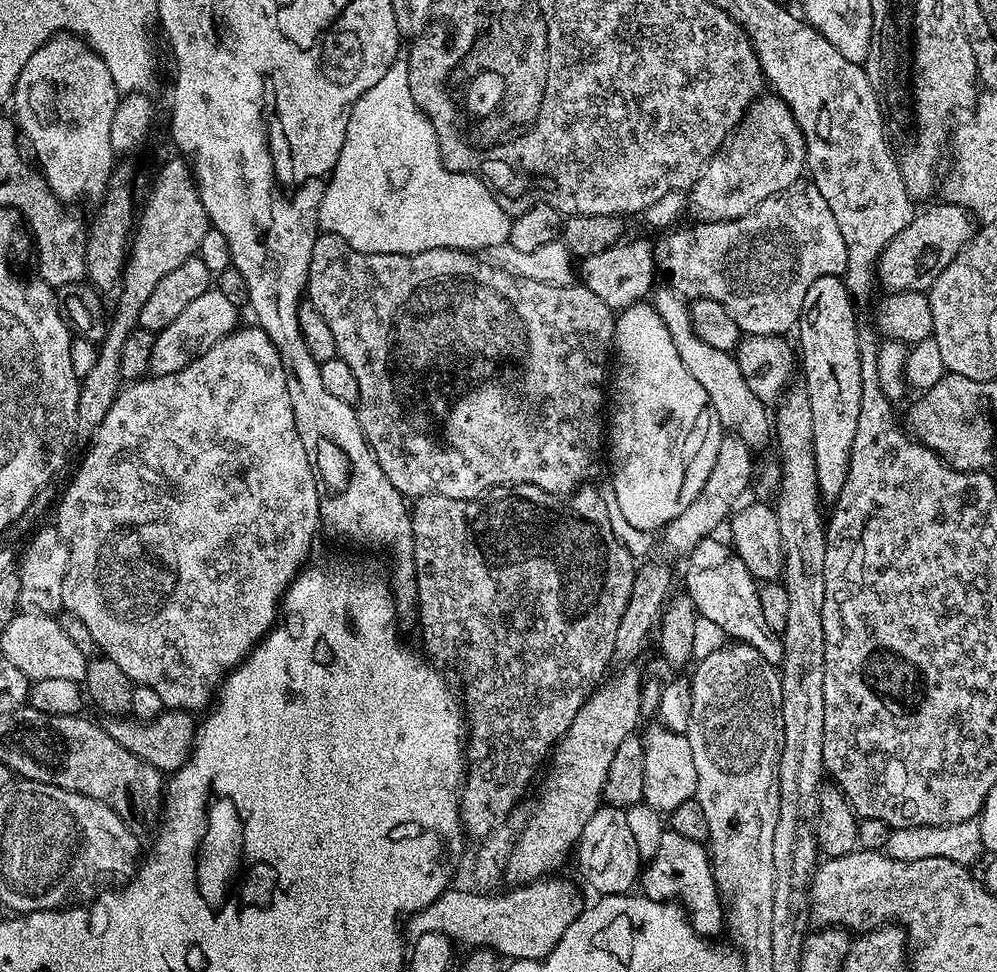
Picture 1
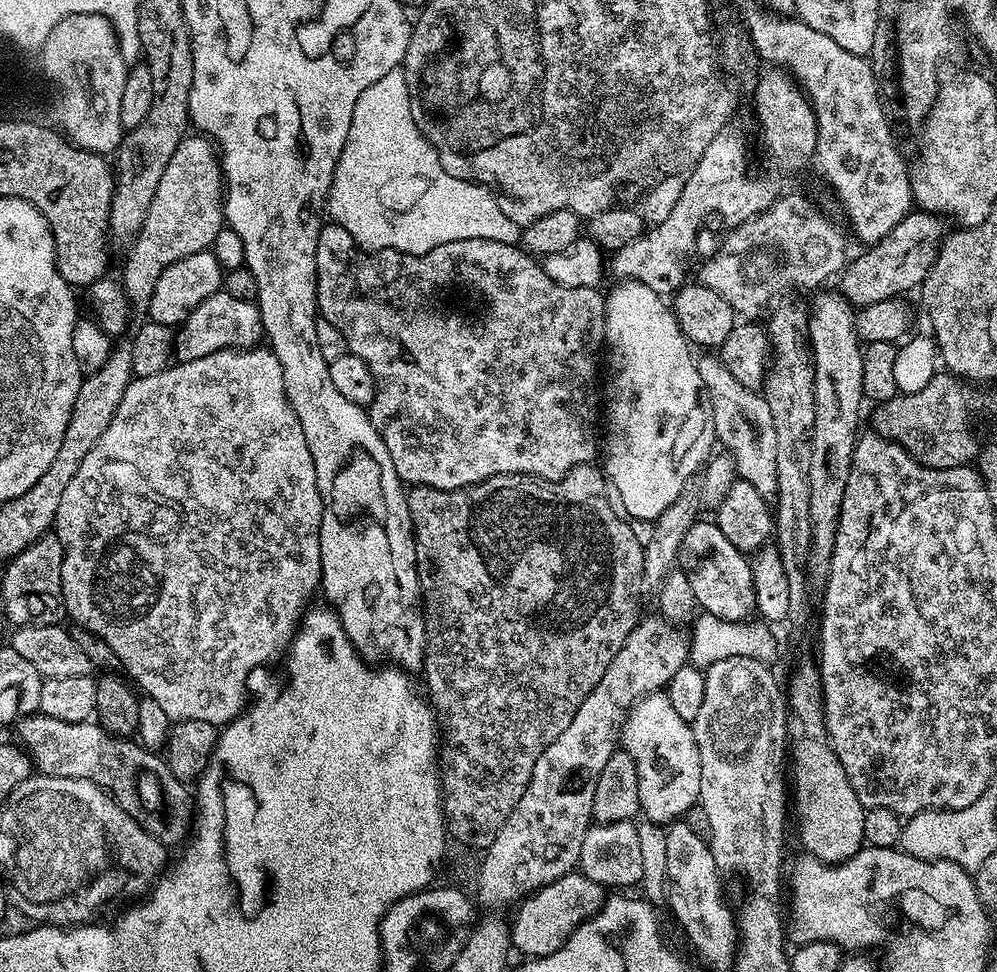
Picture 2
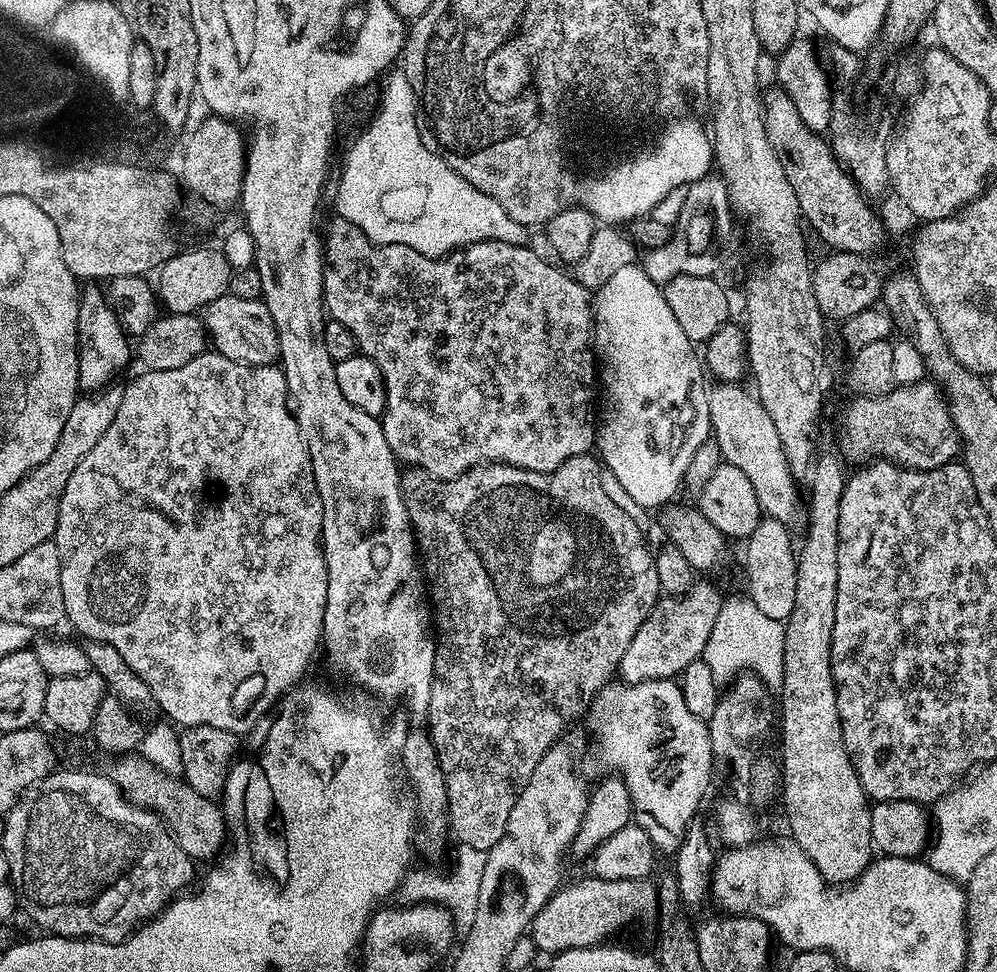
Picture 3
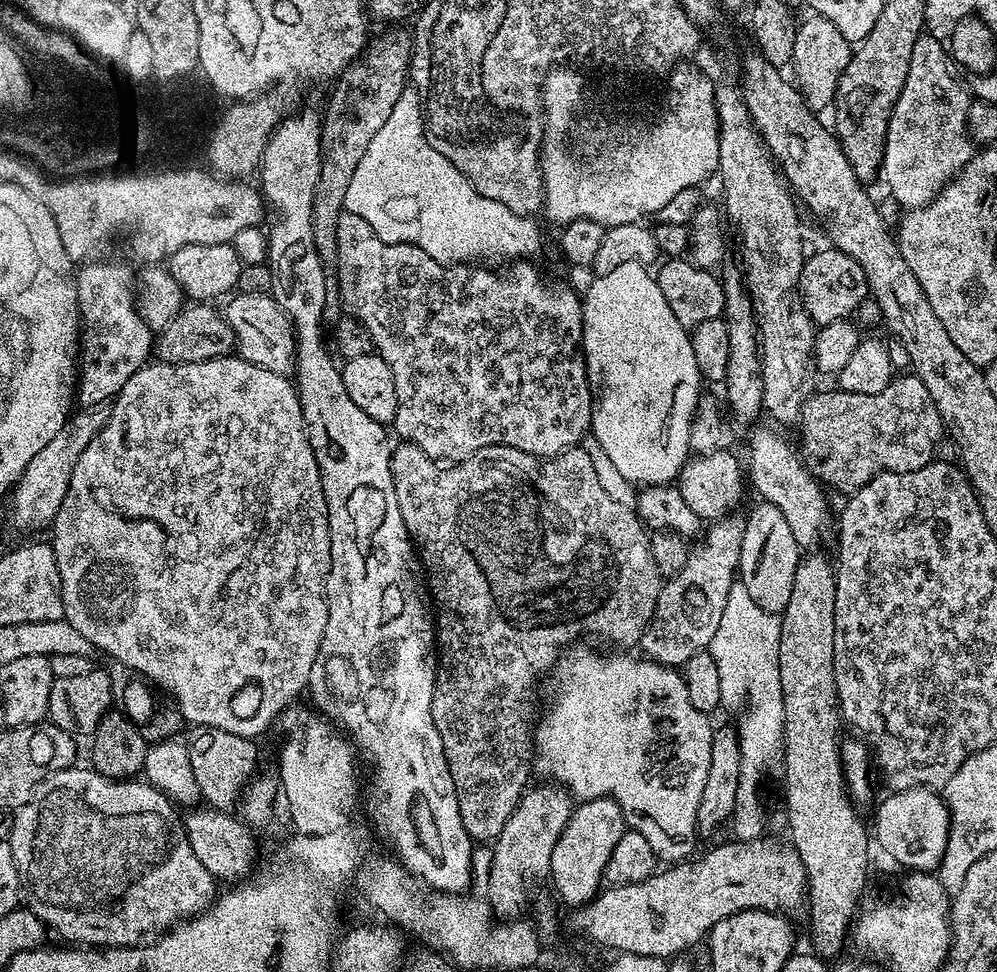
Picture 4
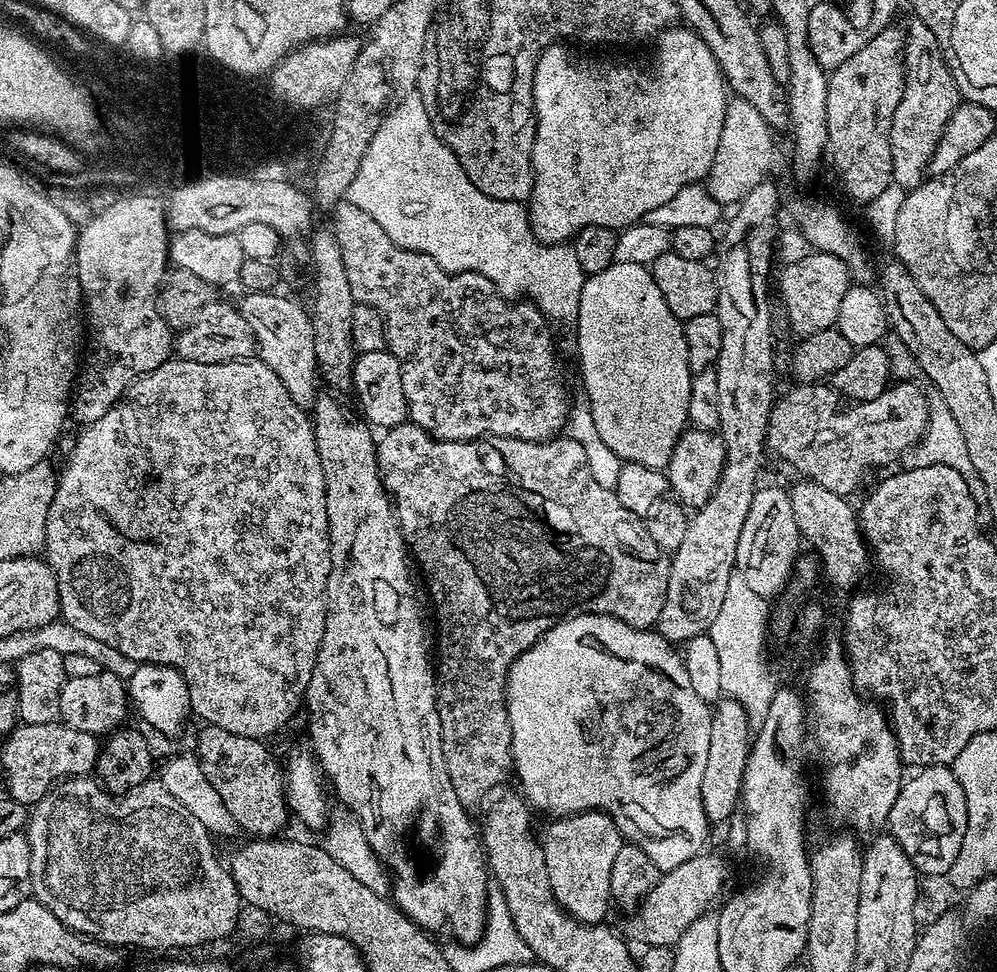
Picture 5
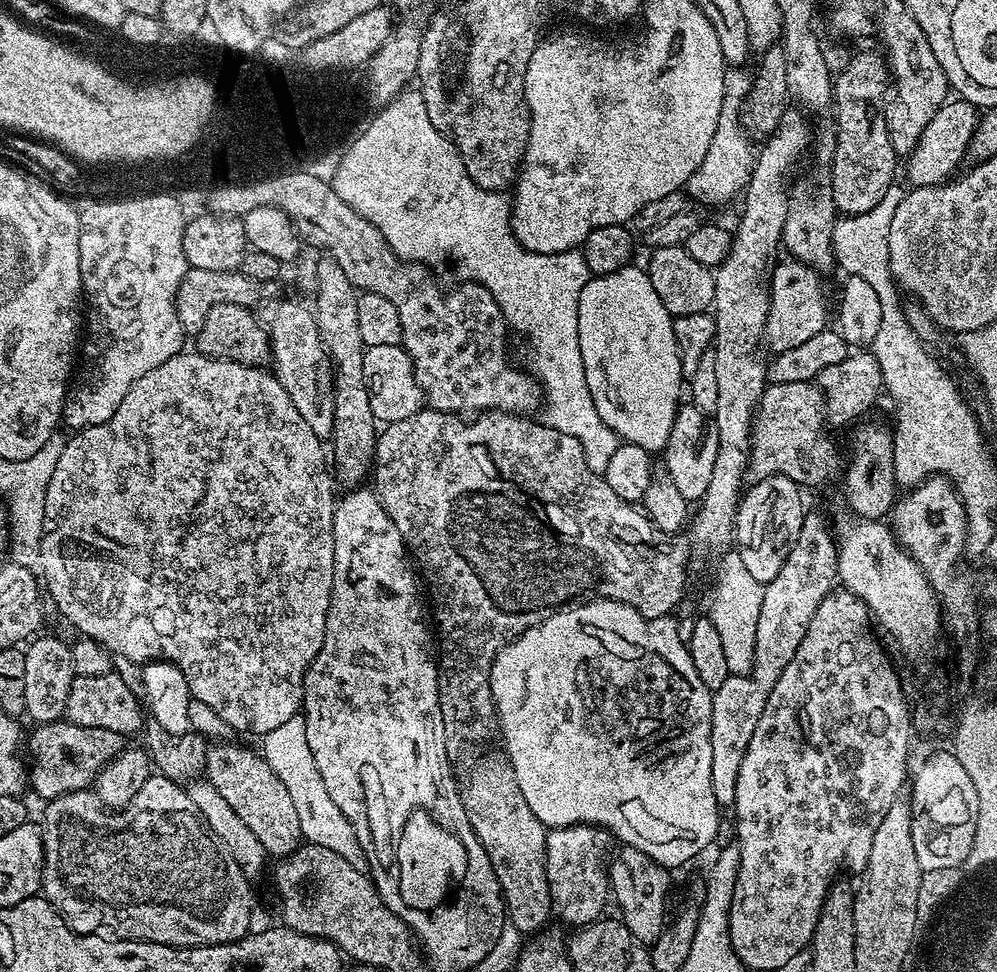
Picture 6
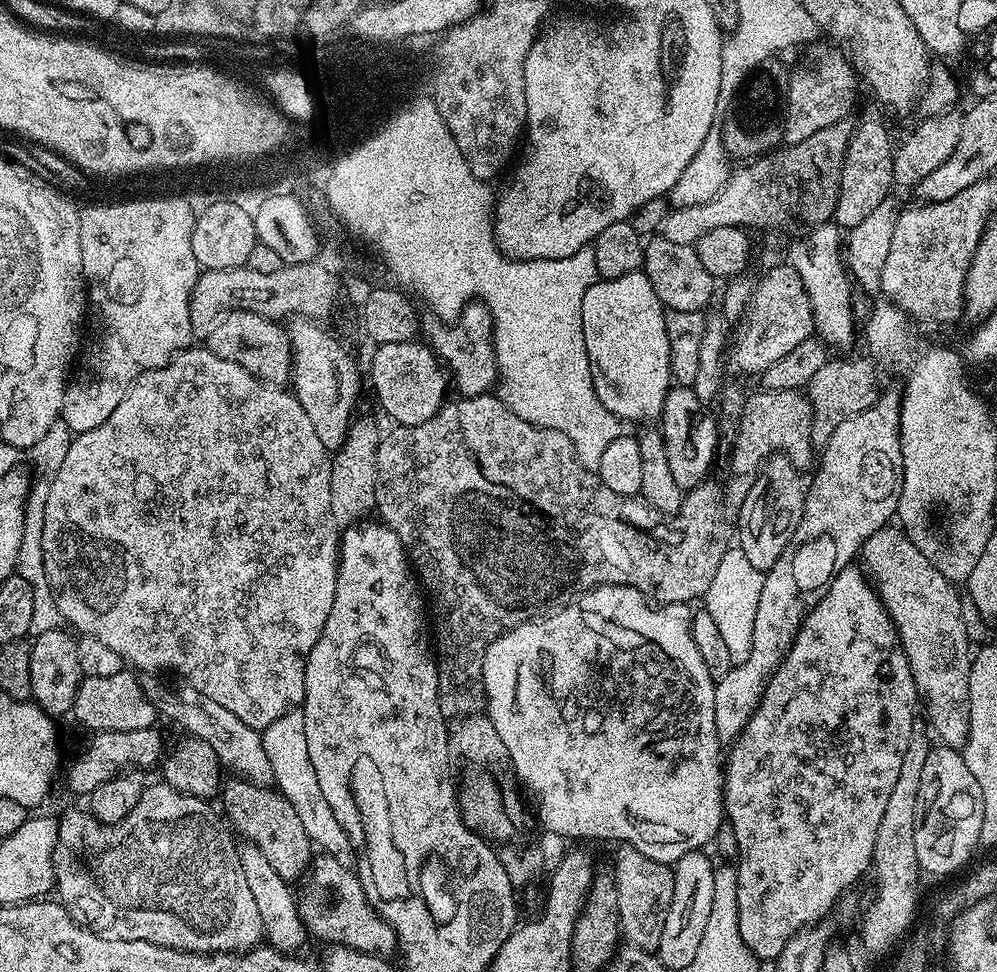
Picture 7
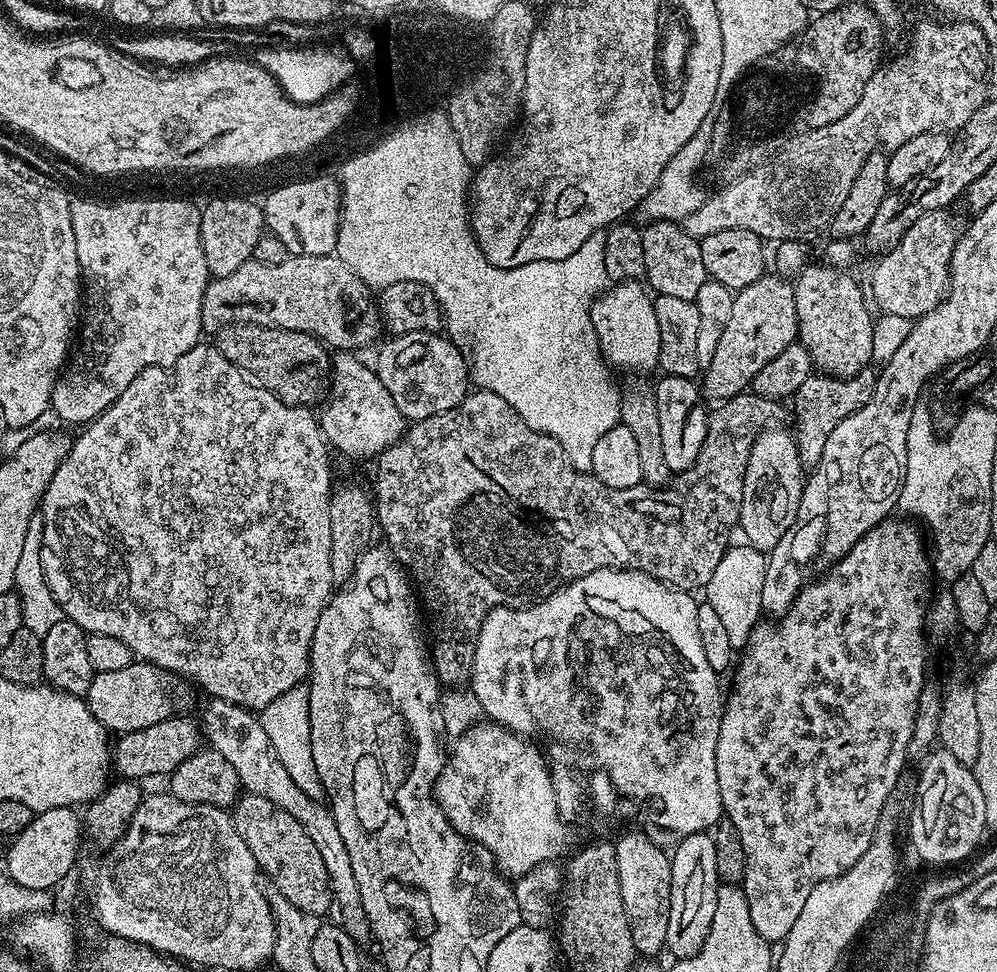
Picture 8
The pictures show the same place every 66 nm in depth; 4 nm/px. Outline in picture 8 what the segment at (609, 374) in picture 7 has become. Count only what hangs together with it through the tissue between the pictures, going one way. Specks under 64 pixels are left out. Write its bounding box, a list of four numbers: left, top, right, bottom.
[590,282,659,374]

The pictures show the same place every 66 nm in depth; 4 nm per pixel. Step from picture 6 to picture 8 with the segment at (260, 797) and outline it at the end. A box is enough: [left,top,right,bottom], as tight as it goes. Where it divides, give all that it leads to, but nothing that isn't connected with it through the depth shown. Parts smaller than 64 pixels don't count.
[230,794,333,918]

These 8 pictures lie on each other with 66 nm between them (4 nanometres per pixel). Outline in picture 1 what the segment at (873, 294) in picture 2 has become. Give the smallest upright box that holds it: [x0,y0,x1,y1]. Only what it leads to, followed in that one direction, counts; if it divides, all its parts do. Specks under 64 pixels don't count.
[876,202,974,293]

